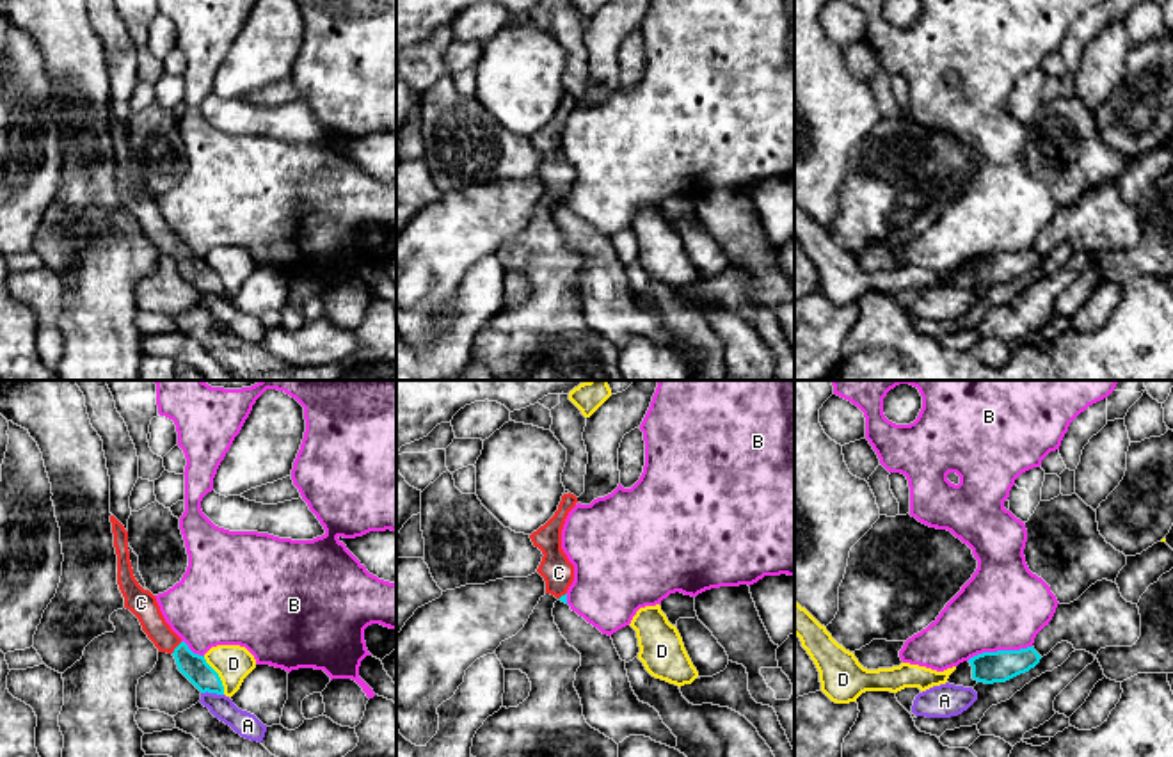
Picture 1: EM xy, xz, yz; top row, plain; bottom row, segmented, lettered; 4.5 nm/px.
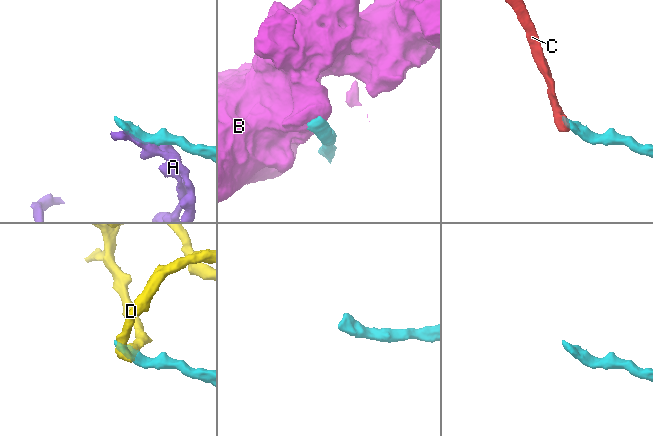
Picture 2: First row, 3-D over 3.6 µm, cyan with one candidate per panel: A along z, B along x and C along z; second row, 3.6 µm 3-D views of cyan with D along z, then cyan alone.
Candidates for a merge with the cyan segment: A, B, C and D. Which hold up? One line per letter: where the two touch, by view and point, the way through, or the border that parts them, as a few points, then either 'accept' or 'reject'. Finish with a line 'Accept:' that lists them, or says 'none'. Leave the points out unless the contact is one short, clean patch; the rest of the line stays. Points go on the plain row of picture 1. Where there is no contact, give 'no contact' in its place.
A: meets cyan in xy at (212, 294); reject
B: meets cyan in yz at (999, 253); border along yz (1031, 247), (983, 253), (967, 262); reject
C: meets cyan in xy at (176, 249); runs through xy (194, 269), (176, 249), (153, 226), (143, 207); accept
D: meets cyan in xy at (217, 278); border along xy (203, 258), (217, 276), (224, 295); reject
Accept: C

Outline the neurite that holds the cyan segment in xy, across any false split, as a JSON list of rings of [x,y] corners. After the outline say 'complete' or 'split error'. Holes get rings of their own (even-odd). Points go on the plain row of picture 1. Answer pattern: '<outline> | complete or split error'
[[[110,117],[114,149],[117,156],[117,187],[124,199],[124,210],[130,211],[140,224],[142,233],[155,245],[158,254],[172,256],[178,272],[201,293],[224,297],[224,288],[219,275],[206,265],[204,258],[194,256],[188,247],[165,224],[156,199],[144,192],[133,178],[128,133]]] | split error

